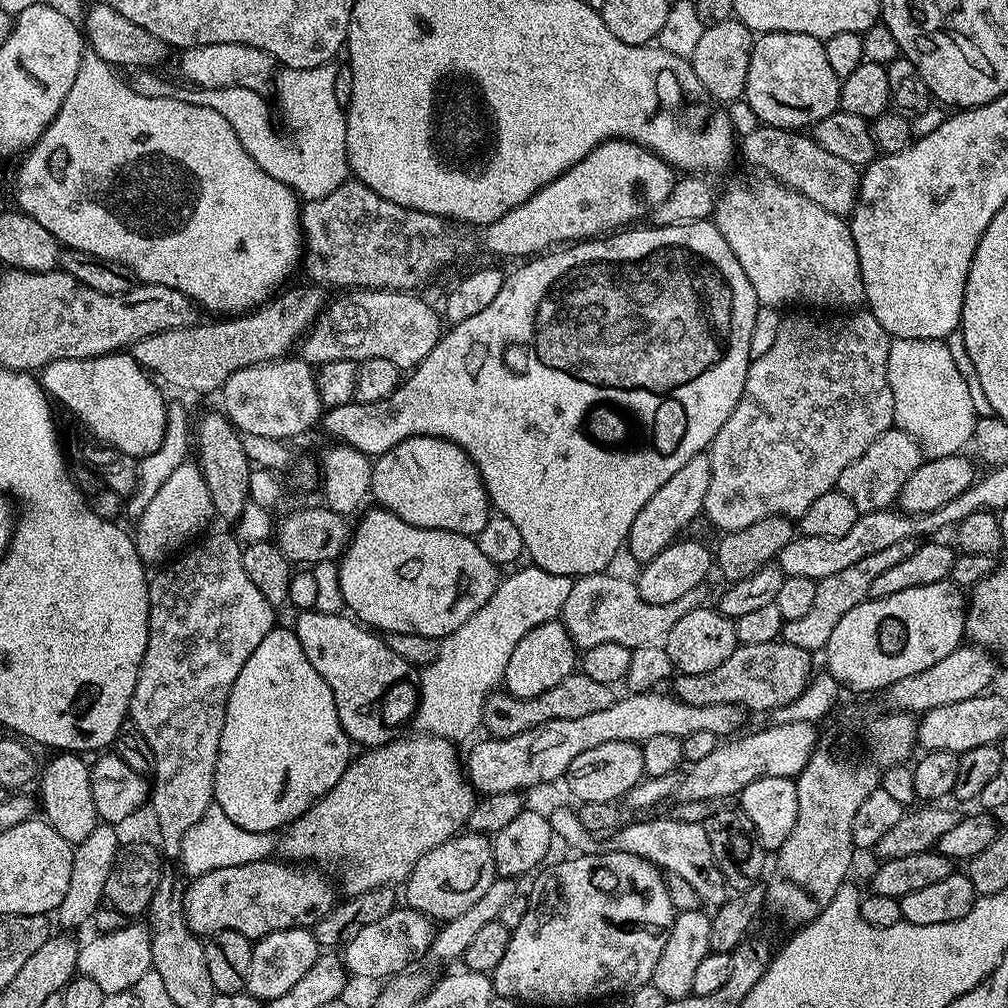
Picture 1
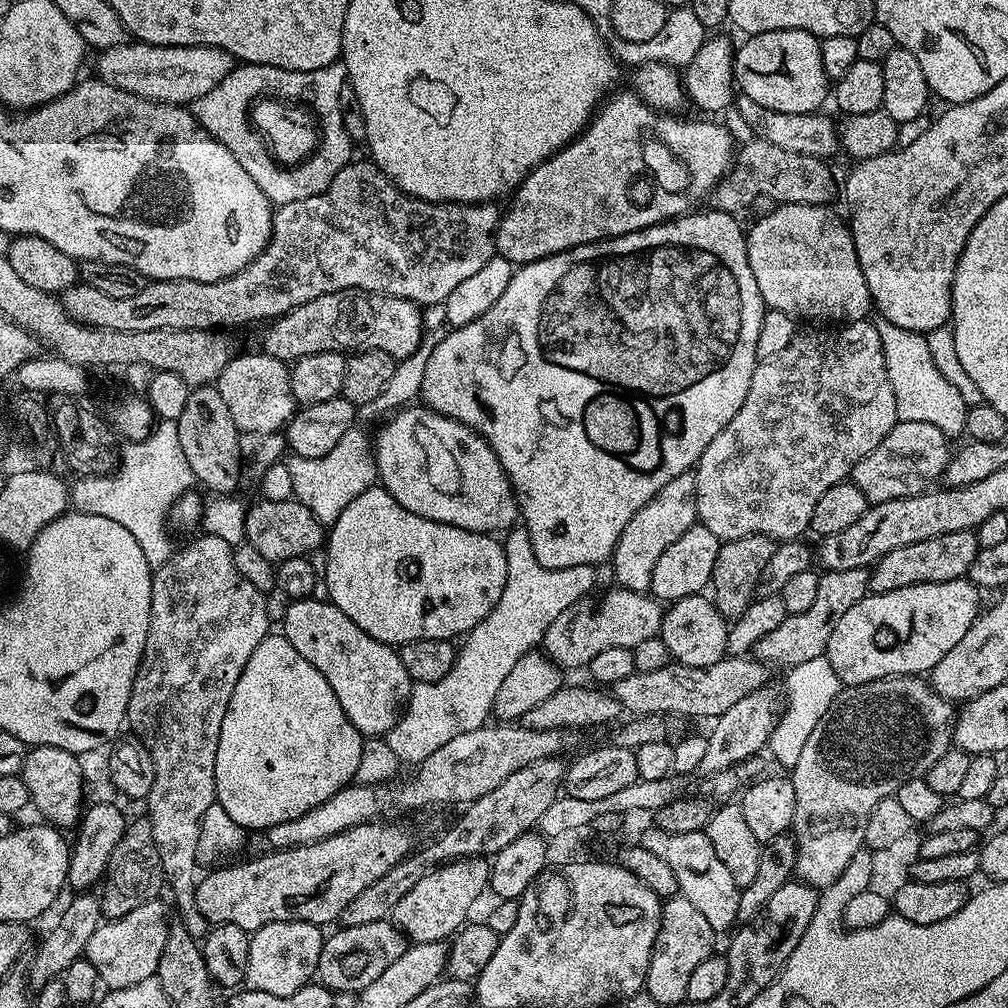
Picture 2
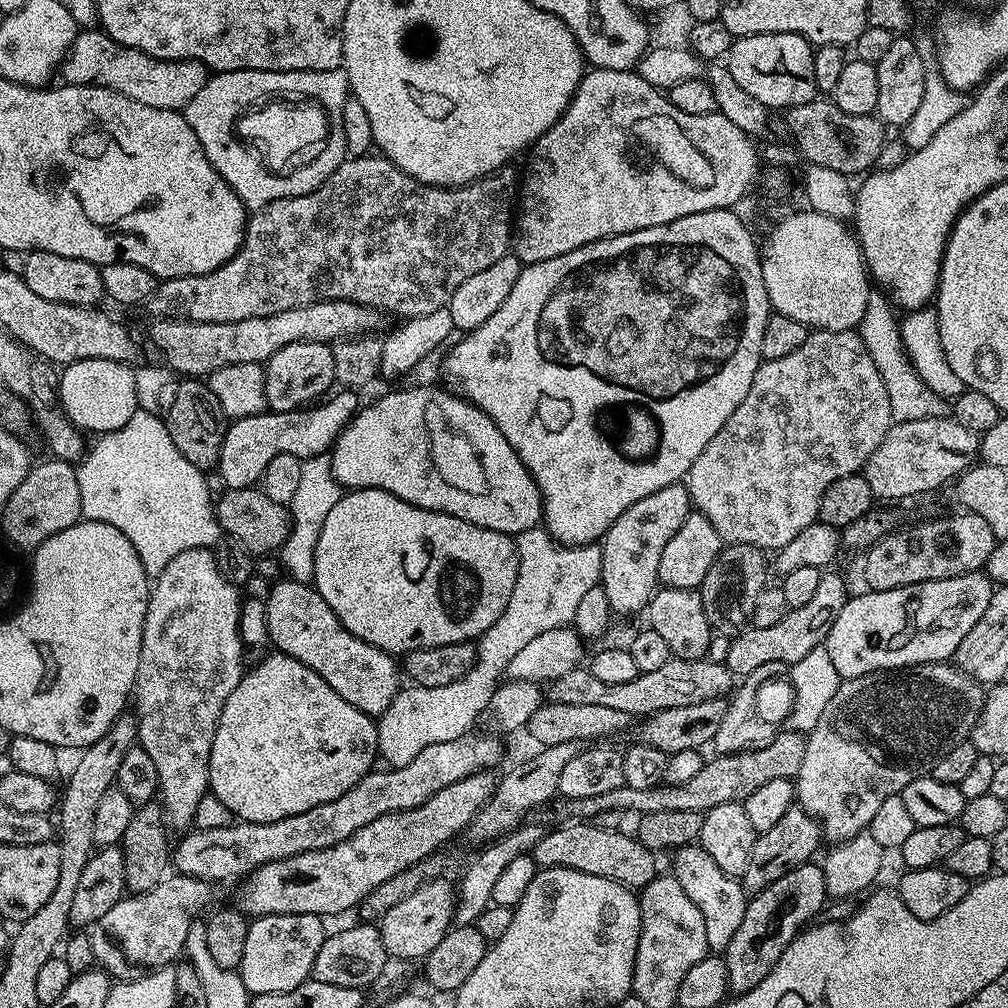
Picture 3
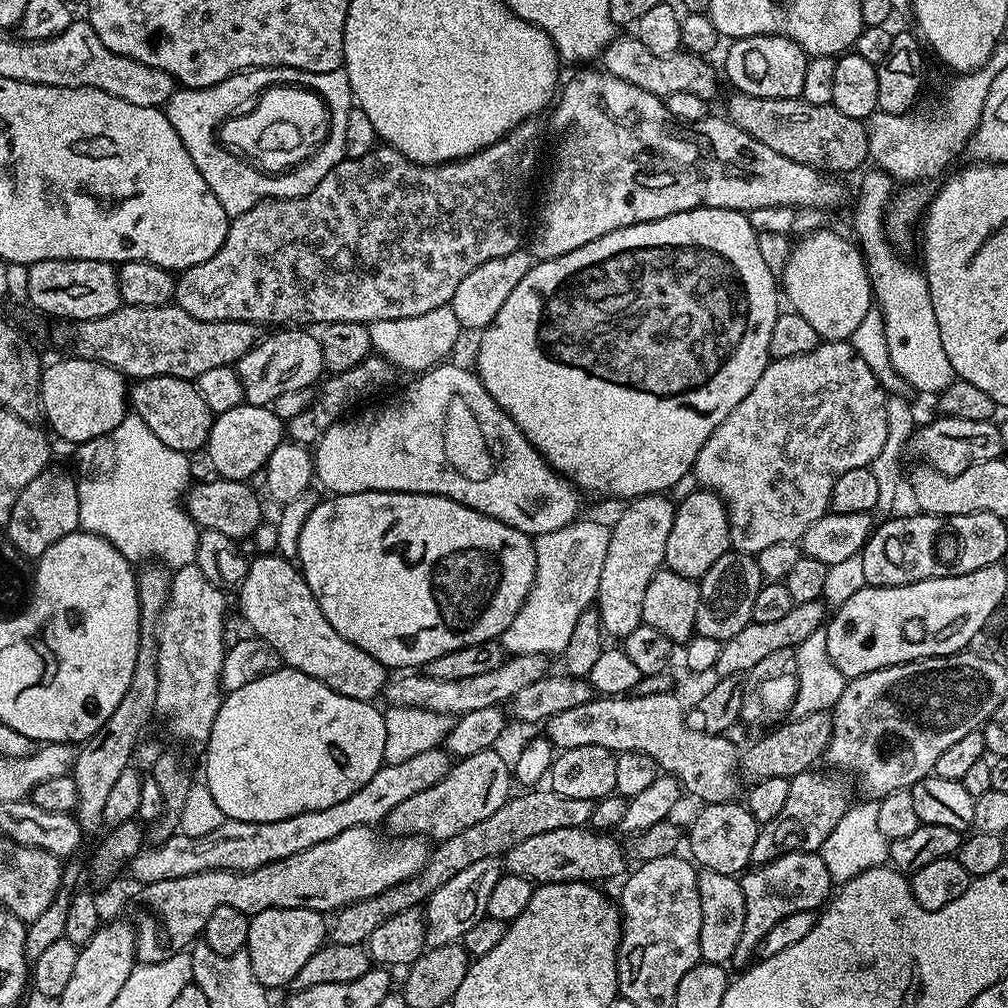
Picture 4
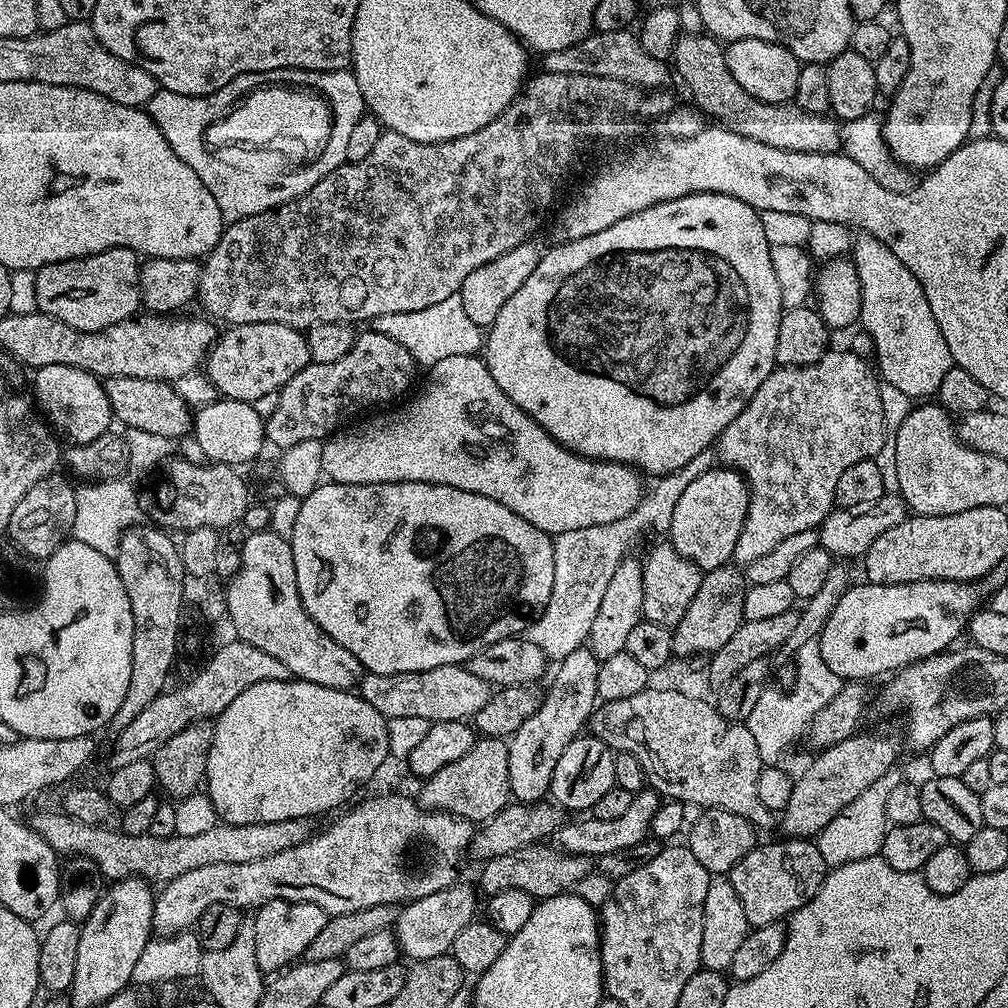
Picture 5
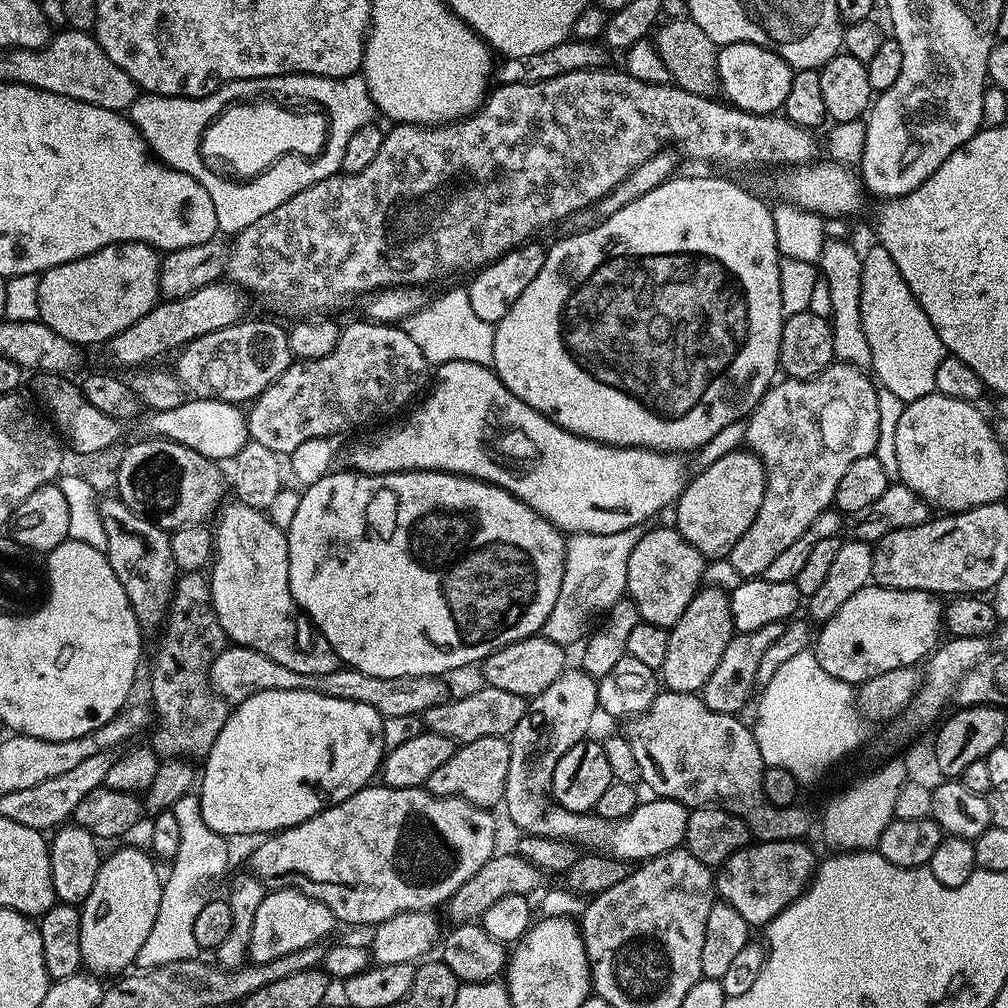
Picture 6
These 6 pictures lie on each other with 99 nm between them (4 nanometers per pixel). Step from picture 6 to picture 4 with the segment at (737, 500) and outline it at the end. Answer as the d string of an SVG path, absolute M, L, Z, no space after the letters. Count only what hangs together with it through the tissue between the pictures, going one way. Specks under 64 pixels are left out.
M697 490L676 504L674 526L670 526L670 538L666 538L664 567L674 574L682 574L682 578L699 581L731 548L730 522L723 498L714 492Z

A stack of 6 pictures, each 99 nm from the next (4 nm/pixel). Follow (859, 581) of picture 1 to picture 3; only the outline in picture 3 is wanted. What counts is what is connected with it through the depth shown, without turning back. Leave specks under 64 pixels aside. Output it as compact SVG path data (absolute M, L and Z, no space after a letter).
M821 571L812 601L806 602L806 606L788 609L782 622L761 628L748 626L731 637L723 664L730 669L733 677L746 677L763 663L780 662L789 666L797 664L799 660L806 658L806 654L810 654L810 650L821 647L827 641L830 626L834 626L834 618L842 614L842 606L846 606L850 595L850 589L844 585L843 578L832 571Z

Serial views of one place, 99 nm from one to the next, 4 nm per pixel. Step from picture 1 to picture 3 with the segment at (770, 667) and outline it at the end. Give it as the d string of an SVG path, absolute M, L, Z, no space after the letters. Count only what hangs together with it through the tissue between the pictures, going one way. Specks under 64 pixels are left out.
M675 658L659 668L639 672L630 682L613 686L594 678L586 666L569 670L562 678L551 681L546 696L551 703L567 702L570 706L607 706L619 710L630 718L652 716L658 710L670 710L674 706L694 706L694 702L706 702L727 697L734 688L734 677L725 664L715 664L708 659L677 660Z

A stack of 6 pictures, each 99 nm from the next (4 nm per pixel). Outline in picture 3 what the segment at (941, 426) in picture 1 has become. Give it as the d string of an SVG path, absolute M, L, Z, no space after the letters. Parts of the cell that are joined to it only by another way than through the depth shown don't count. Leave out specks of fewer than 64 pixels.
M869 291L868 301L866 302L866 314L862 314L862 322L858 331L862 342L866 342L866 350L870 350L870 359L874 361L874 367L878 369L882 383L886 386L886 395L890 397L890 414L893 421L914 422L922 418L934 418L935 416L945 415L946 401L944 397L934 394L934 390L930 390L930 386L926 386L926 382L922 382L922 378L918 376L914 366L908 360L904 343L900 337L900 326L897 317L892 317L891 311L893 312L893 309L890 307L890 301L883 291Z

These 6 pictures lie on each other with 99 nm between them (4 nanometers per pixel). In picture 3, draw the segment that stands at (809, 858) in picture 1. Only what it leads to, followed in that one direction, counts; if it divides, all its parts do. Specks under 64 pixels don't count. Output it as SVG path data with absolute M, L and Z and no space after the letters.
M952 662L911 664L909 668L885 668L883 672L841 679L834 698L826 702L826 710L818 718L818 726L807 733L802 766L794 777L796 804L817 820L825 841L854 838L867 829L870 818L886 798L899 796L910 781L925 775L942 754L971 737L985 695L985 685Z

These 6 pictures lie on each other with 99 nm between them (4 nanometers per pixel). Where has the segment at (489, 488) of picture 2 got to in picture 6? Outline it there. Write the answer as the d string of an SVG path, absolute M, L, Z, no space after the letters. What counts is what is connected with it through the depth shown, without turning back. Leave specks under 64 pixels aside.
M450 361L439 365L431 388L432 396L425 395L400 418L405 420L397 419L360 434L365 436L357 435L357 440L348 448L347 467L366 474L452 472L455 476L484 480L514 494L565 534L618 534L618 530L647 525L651 516L675 505L690 479L683 455L656 452L652 448L616 448L587 440L538 414L538 410L526 406L522 398L514 398L495 371L478 362Z

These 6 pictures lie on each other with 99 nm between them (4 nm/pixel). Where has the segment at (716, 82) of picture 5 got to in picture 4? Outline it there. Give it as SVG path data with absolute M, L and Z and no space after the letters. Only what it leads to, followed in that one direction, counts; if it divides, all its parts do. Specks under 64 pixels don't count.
M733 91L728 100L727 119L746 130L762 146L770 146L774 154L790 158L820 172L841 174L863 169L868 160L868 130L863 120L855 120L832 104L814 106L802 98L758 98L745 92Z

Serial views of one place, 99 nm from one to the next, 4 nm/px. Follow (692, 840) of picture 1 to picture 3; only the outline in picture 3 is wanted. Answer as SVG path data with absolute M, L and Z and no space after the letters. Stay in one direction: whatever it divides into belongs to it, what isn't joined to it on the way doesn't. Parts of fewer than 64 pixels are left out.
M690 843L682 848L675 849L672 860L671 875L676 877L678 886L686 890L690 902L702 910L702 919L706 922L706 942L713 953L723 953L726 946L730 946L730 938L738 931L742 922L742 914L746 914L748 900L746 893L740 886L739 879L722 874L718 867L706 854L706 850L700 848L699 843Z

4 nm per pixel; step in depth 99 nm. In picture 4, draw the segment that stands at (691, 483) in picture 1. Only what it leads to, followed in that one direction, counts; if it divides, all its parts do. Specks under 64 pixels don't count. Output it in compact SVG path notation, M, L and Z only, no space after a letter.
M653 494L651 496L637 496L636 499L627 501L623 505L624 509L620 512L620 517L616 521L611 521L610 527L612 533L610 534L610 547L606 550L606 562L602 565L602 578L598 578L598 590L596 591L596 599L594 606L600 613L600 626L604 629L609 637L617 636L623 638L630 634L630 630L638 630L638 626L644 623L642 618L642 601L646 594L646 589L650 586L650 578L654 578L654 574L659 572L664 567L664 555L666 554L666 538L670 538L670 526L674 526L674 514L676 513L676 504L673 503L667 495Z

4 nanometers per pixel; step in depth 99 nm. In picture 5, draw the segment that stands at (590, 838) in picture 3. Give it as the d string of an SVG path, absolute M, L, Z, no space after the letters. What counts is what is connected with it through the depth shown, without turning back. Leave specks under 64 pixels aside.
M548 842L531 844L525 848L514 850L510 854L502 854L493 860L483 861L478 888L485 897L502 894L502 890L526 890L537 901L551 896L559 896L562 892L575 889L588 872L593 871L594 864L589 857L578 852L566 852L562 848Z

